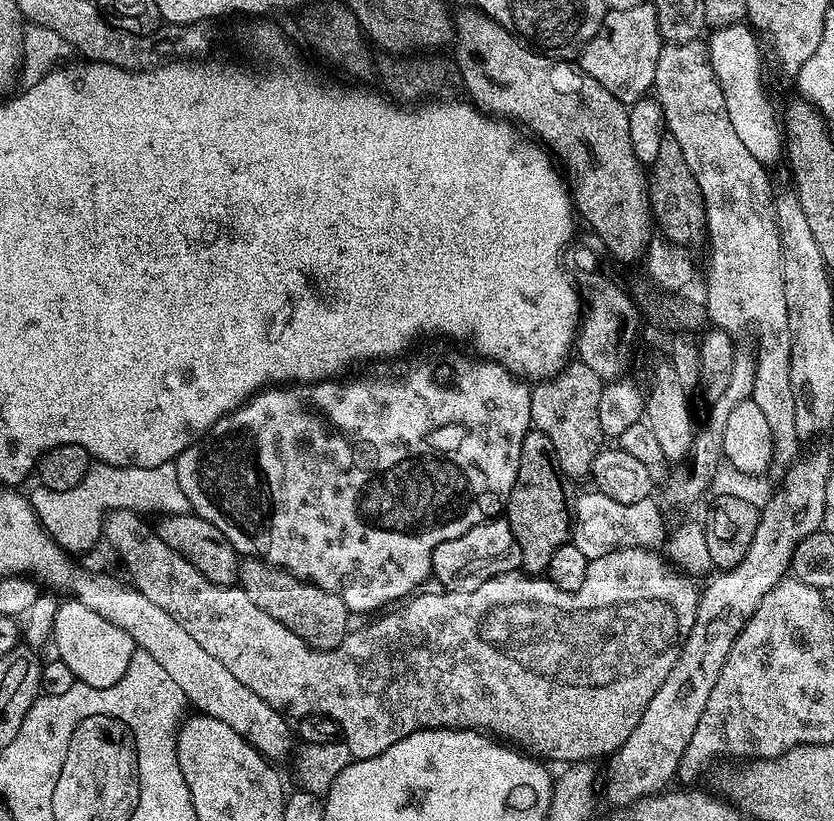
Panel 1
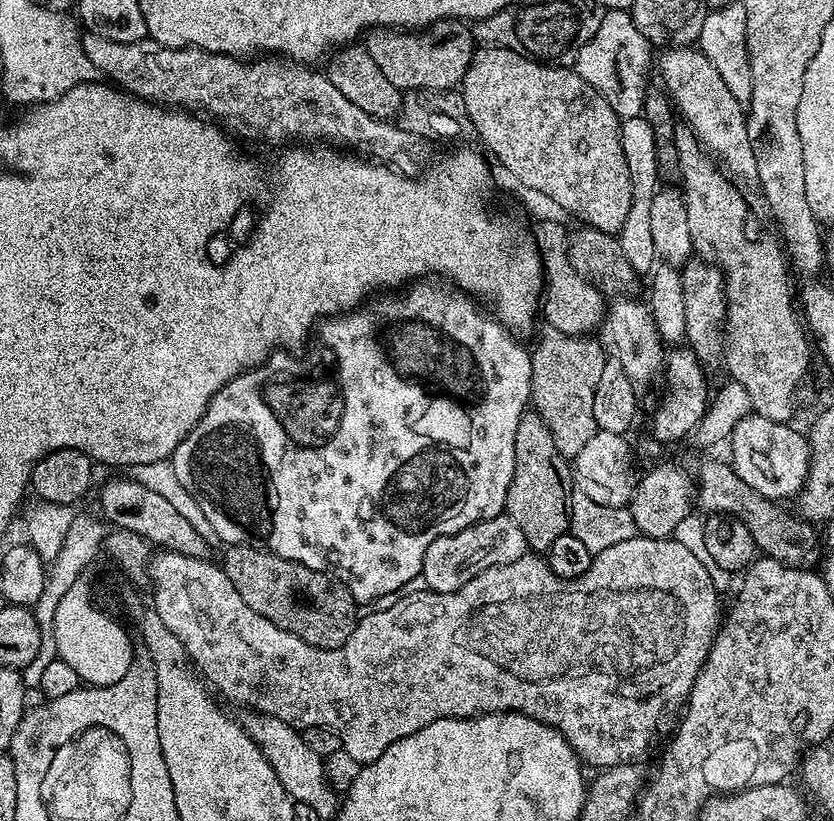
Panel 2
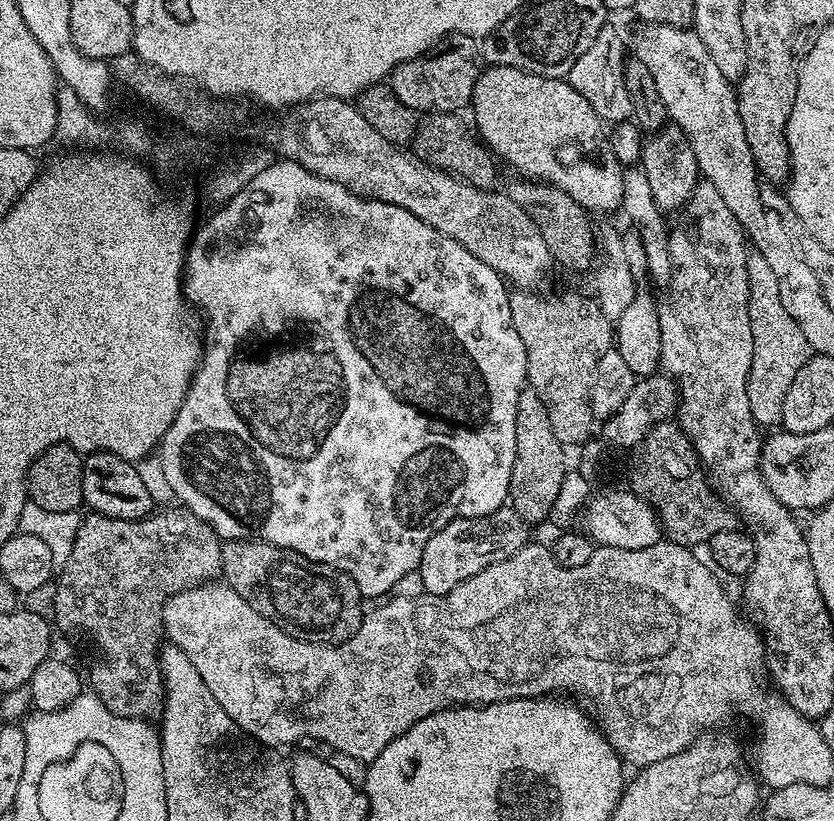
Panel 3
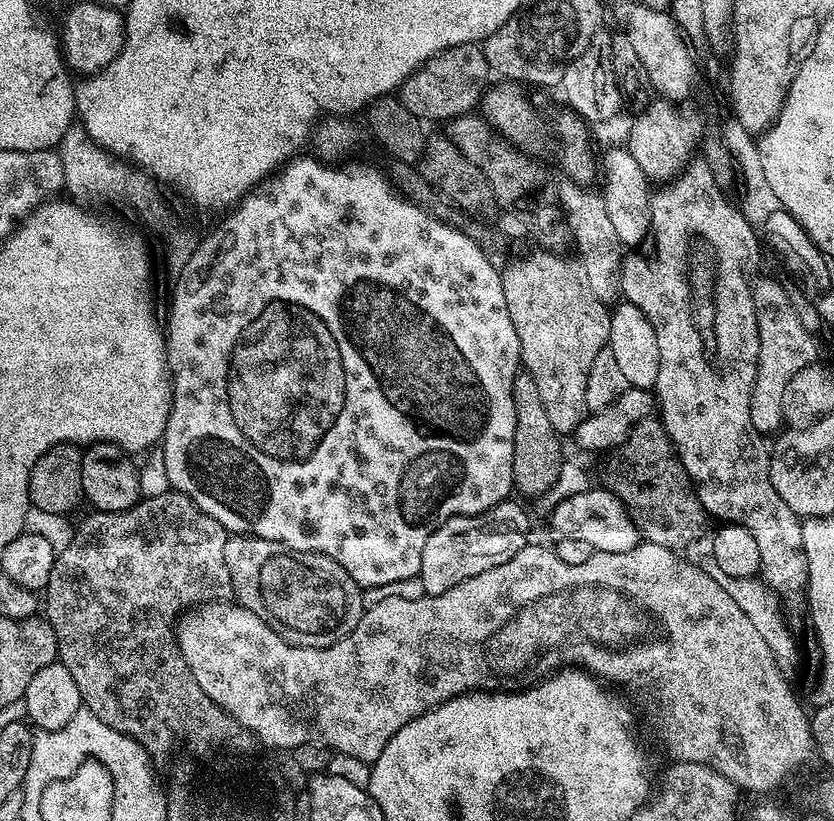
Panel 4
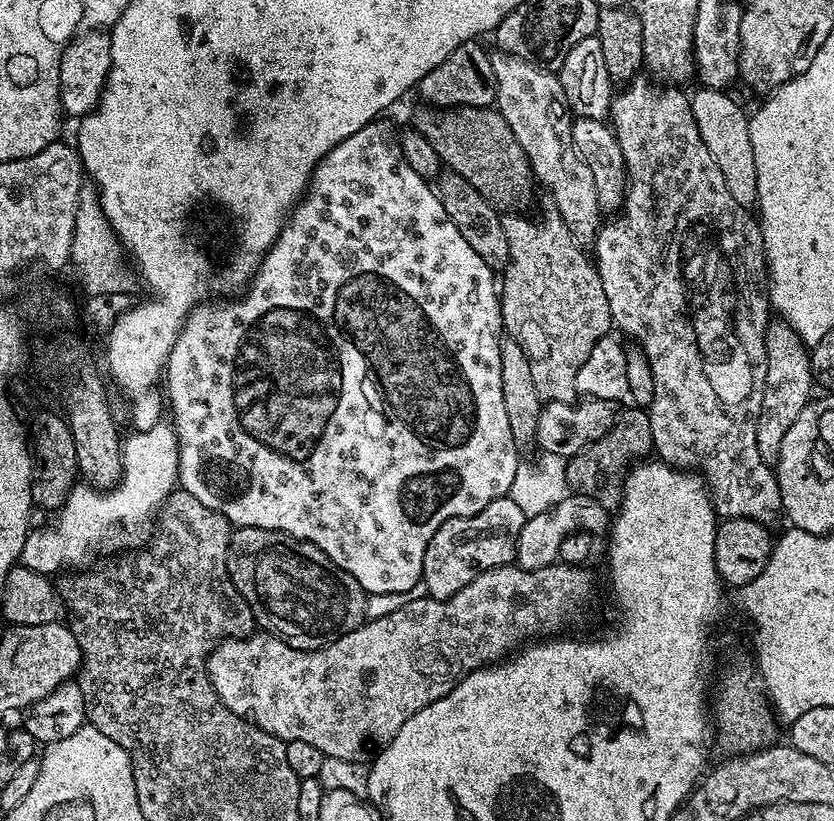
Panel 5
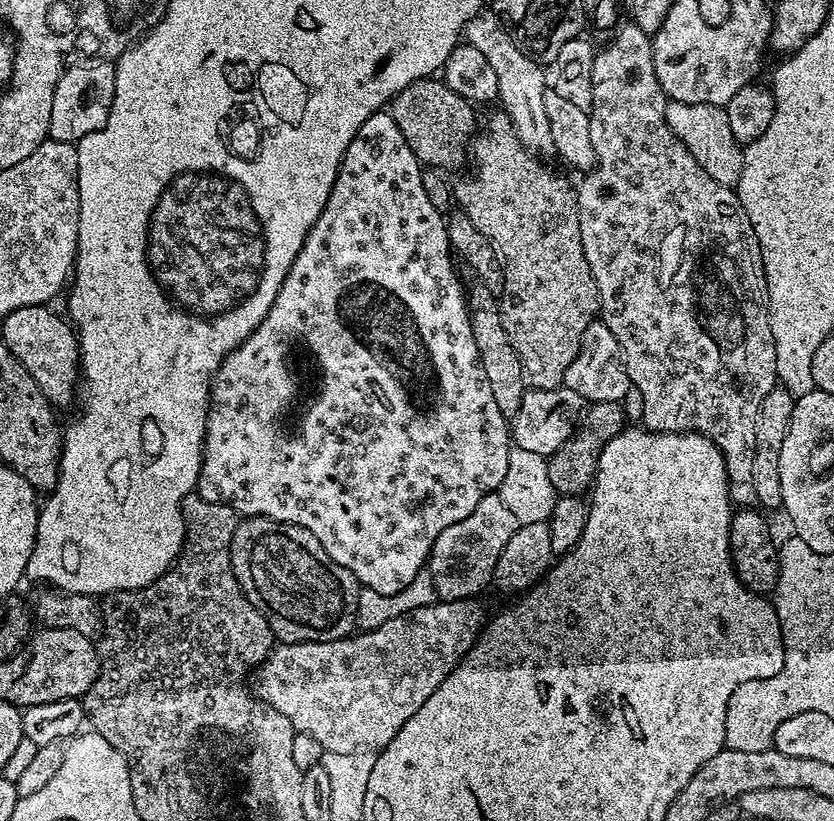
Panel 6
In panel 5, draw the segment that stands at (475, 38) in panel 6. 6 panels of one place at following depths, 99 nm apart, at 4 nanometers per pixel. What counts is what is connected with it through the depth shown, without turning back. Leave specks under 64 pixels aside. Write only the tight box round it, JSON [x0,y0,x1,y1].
[491,50,602,245]

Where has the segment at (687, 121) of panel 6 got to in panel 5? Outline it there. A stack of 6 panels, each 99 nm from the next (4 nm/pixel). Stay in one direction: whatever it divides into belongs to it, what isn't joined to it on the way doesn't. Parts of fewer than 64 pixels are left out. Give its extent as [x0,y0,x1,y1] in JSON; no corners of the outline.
[689,89,757,207]

